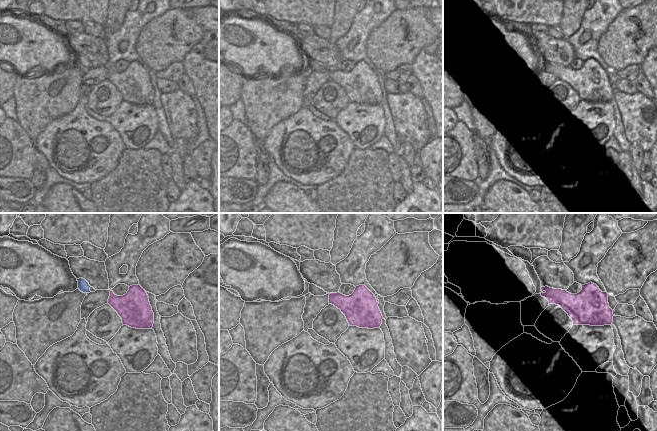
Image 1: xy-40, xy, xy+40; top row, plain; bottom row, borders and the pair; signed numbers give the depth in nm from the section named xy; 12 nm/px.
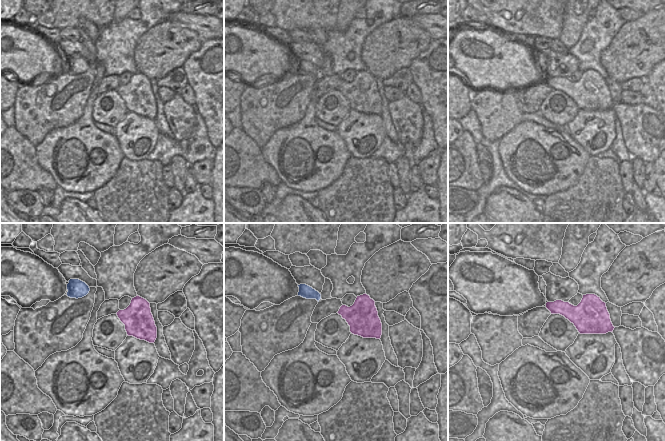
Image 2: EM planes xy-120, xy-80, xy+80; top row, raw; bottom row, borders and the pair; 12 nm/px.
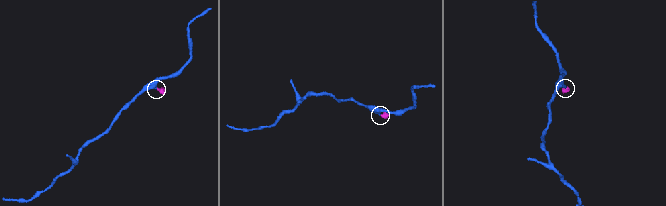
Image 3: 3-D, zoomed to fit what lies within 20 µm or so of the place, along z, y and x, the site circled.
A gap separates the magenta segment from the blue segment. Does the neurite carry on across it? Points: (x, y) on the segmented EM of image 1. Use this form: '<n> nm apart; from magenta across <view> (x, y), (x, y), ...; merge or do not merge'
240 nm apart; from magenta across xy-40 (109, 296), (90, 291); merge

